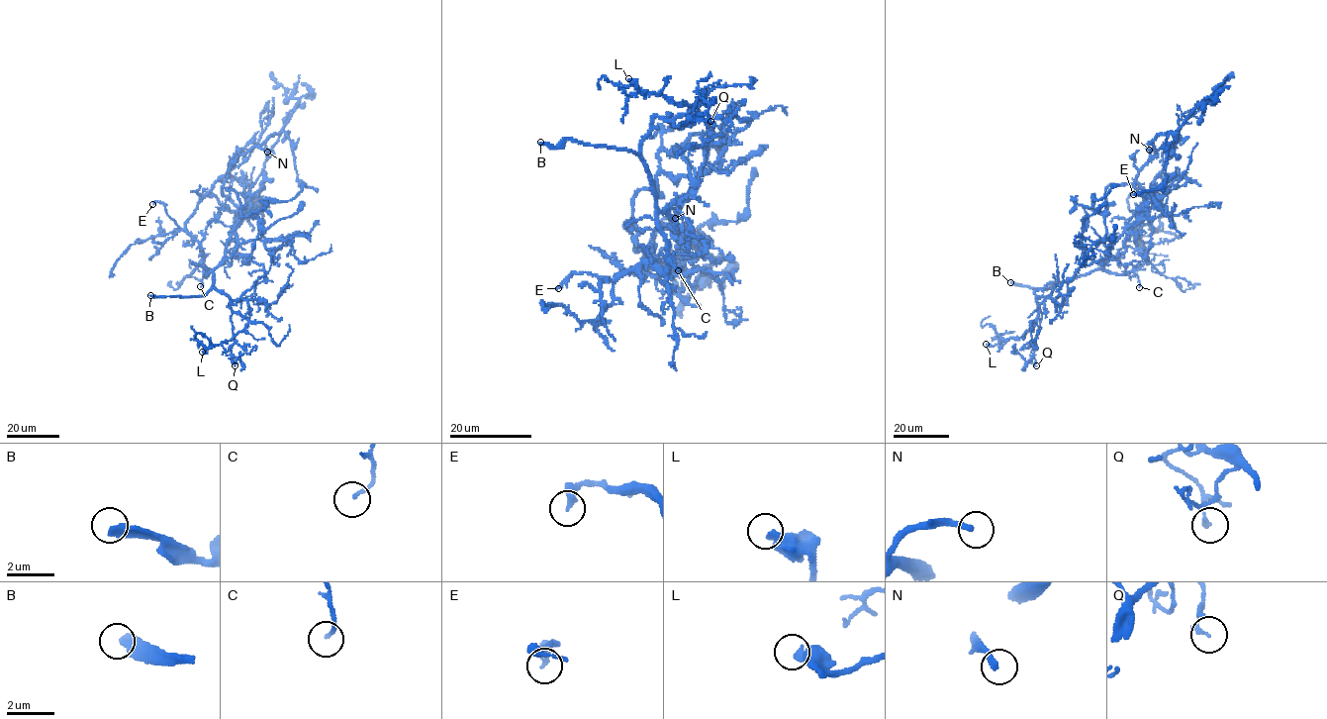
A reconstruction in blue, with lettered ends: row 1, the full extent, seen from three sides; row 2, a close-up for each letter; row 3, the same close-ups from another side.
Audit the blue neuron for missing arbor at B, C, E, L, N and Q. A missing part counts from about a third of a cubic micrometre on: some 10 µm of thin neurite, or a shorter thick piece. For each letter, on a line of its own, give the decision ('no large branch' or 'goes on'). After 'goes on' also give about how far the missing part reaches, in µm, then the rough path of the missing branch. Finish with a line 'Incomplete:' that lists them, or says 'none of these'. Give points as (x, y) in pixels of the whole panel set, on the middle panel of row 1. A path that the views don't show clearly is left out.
B: goes on; about 45 µm are missing
C: no large branch
E: no large branch
L: no large branch
N: goes on; about 30 µm are missing
Q: no large branch
Incomplete: B, N

